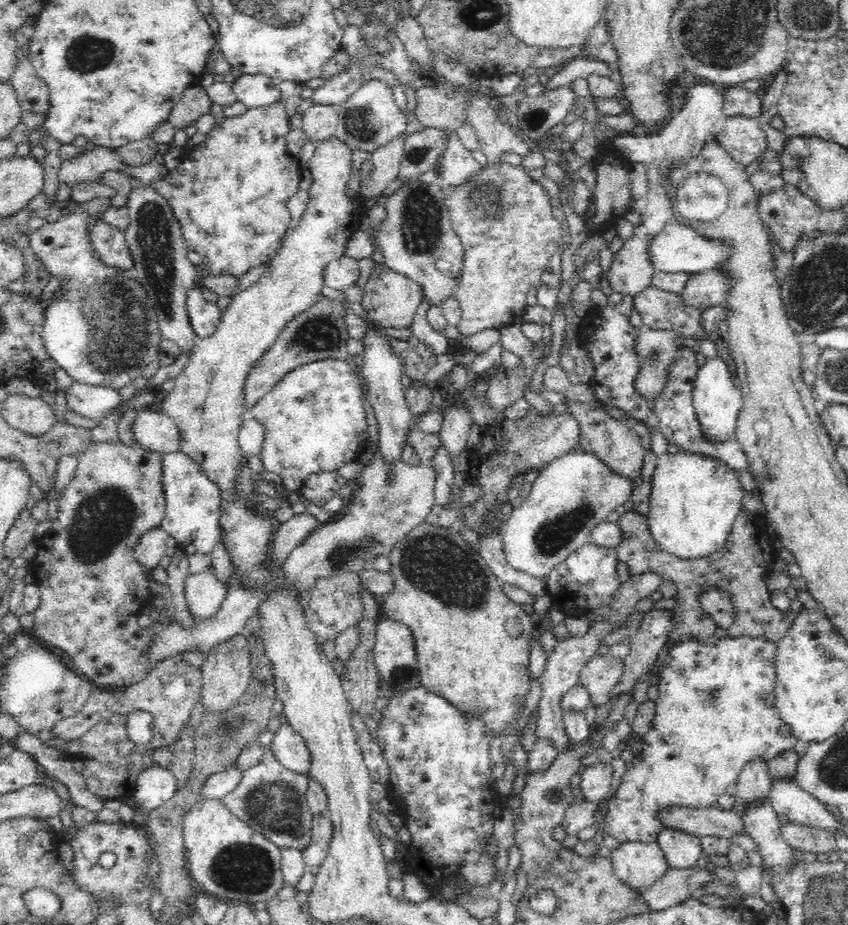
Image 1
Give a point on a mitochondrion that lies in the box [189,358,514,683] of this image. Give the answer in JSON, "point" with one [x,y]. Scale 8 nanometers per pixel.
{"point":[433,563]}

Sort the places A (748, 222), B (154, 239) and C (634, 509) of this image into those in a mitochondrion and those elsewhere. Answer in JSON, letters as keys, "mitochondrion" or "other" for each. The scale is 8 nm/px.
{"A":"other","B":"mitochondrion","C":"other"}

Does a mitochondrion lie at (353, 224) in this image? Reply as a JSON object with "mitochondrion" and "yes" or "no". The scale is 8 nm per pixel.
{"mitochondrion":"no"}

